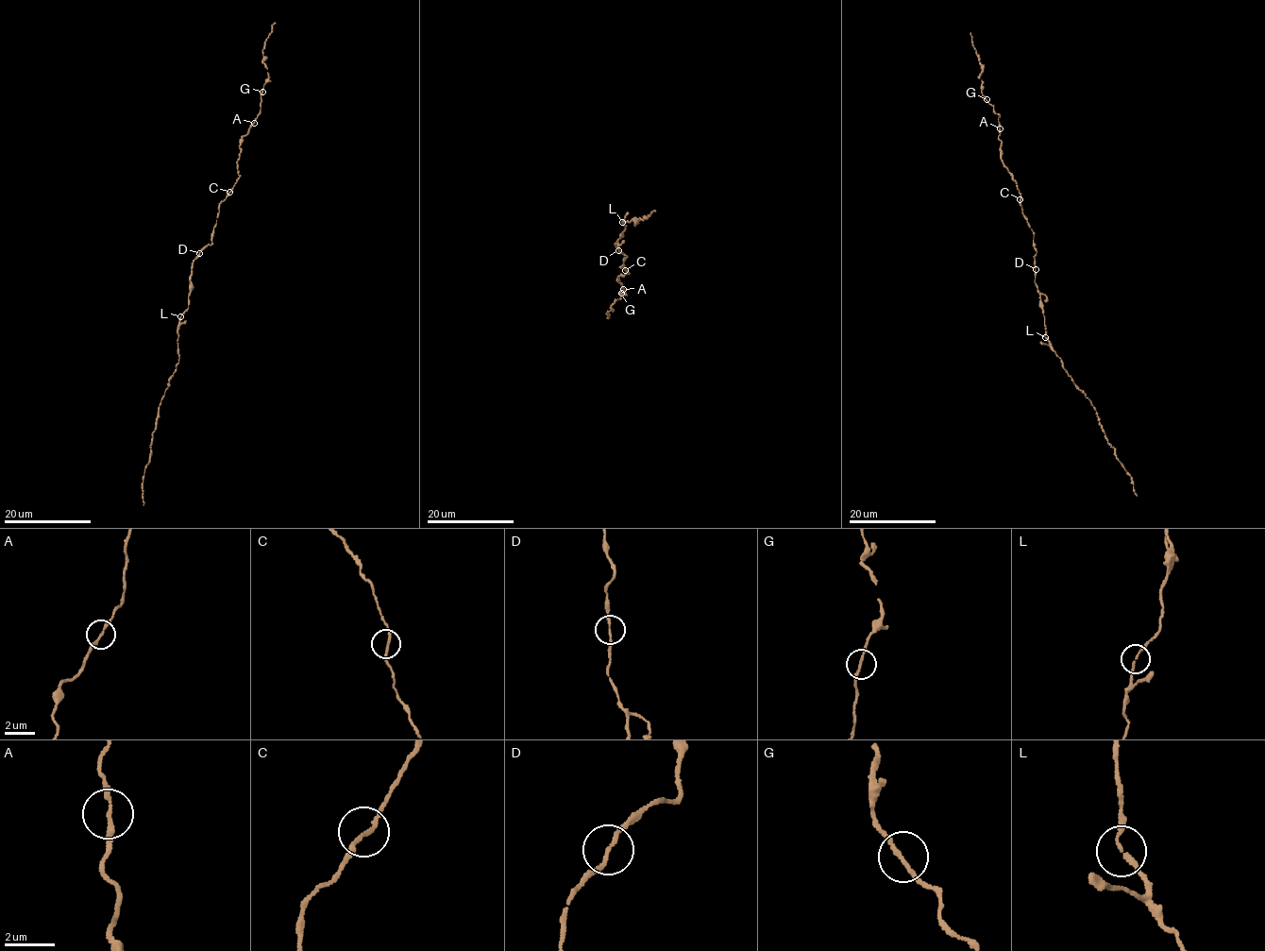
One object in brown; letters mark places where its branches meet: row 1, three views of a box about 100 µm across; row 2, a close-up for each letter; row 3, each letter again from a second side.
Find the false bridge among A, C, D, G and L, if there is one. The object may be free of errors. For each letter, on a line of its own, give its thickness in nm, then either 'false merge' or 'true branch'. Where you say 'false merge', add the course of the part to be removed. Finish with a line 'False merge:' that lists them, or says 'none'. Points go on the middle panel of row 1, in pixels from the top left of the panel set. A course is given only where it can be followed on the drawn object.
A: 160 nm | true branch
C: 160 nm | true branch
D: 150 nm | true branch
G: 160 nm | true branch
L: 150 nm | true branch
False merge: none

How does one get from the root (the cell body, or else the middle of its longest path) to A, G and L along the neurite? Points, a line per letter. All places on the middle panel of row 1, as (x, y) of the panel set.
A: (618, 250), (627, 257), (620, 267), (629, 274), (618, 276), (616, 280), (623, 289)
G: (618, 250), (627, 257), (620, 267), (629, 274), (618, 276), (616, 280), (621, 283), (626, 295), (621, 293)
L: (618, 250), (615, 244), (626, 226), (622, 222)

